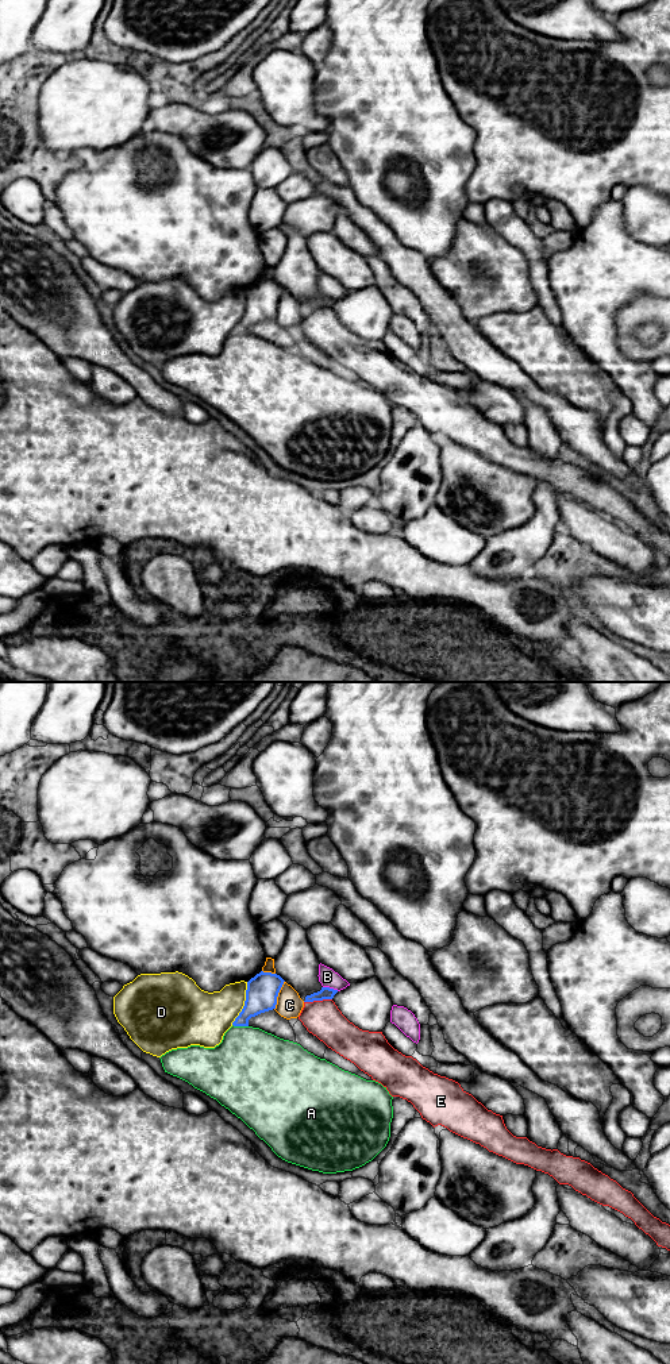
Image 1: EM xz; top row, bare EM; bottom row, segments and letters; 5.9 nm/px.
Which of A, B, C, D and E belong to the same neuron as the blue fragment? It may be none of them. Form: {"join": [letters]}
{"join": []}

